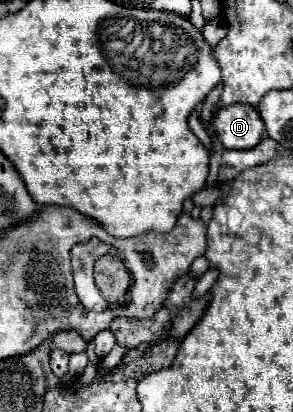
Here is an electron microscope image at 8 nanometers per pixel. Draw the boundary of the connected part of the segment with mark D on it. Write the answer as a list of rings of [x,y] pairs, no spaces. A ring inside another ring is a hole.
[[[227,105],[211,123],[225,149],[251,149],[265,133],[259,111],[253,105]]]

